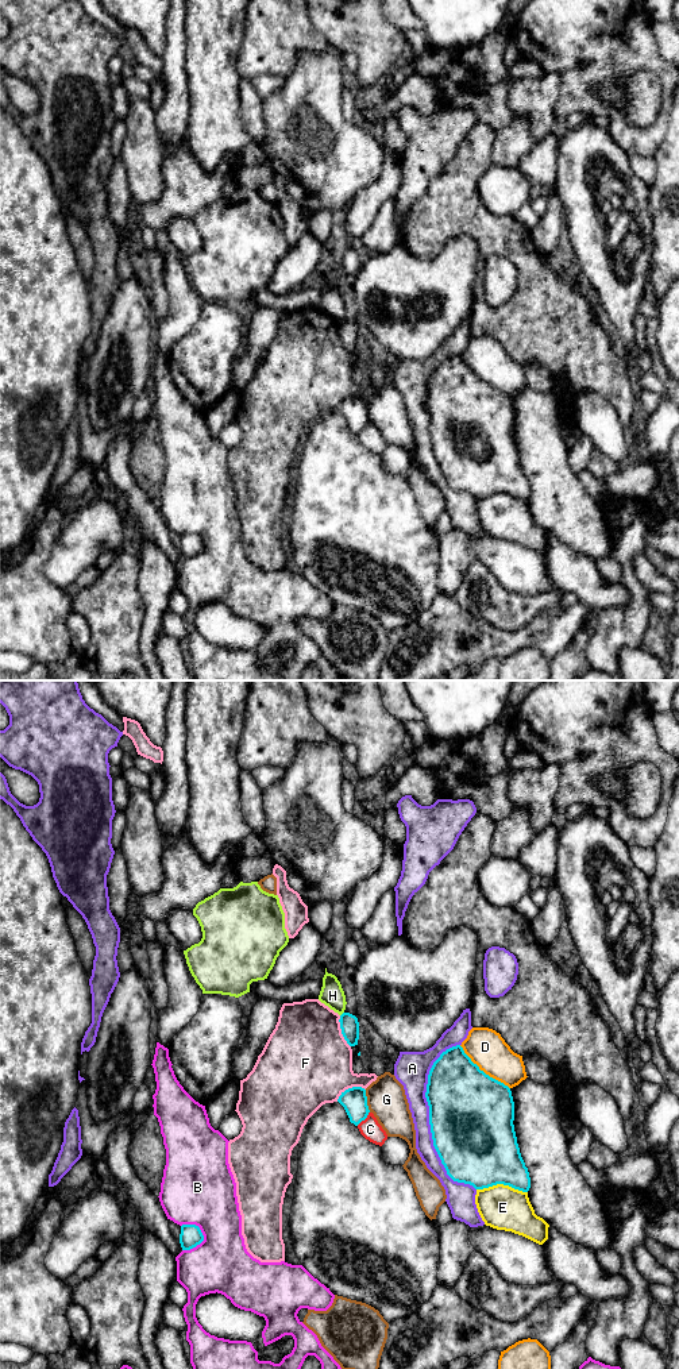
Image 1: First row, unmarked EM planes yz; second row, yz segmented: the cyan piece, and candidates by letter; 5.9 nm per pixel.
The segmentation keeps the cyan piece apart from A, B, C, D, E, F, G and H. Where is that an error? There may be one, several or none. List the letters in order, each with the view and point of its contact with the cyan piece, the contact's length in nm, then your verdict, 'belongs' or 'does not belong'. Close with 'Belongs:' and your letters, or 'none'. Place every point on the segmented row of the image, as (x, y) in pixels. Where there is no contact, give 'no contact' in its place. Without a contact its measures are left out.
A: yz (429, 1121) | 900 nm | does not belong
B: yz (200, 1242) | 180 nm | does not belong
C: yz (363, 1119) | 120 nm | does not belong
D: yz (482, 1071) | 400 nm | does not belong
E: yz (502, 1183) | 300 nm | does not belong
F: yz (350, 1088) | 190 nm | does not belong
G: yz (366, 1101) | 140 nm | does not belong
H: yz (342, 1014) | 40 nm | does not belong
Belongs: none

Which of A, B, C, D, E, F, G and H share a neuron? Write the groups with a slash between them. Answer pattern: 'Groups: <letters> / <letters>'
Groups: A / B / C / D / E / F / G / H

